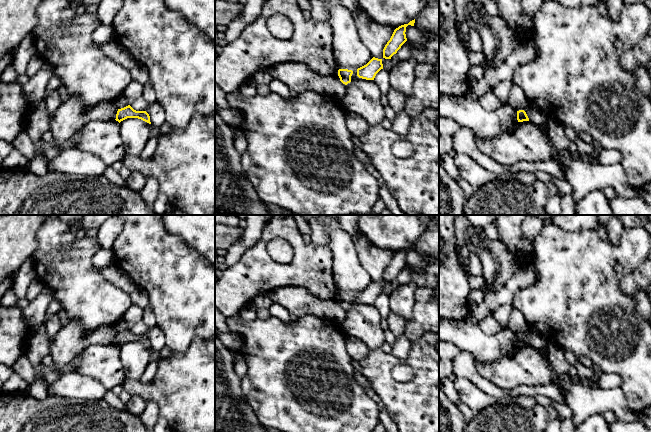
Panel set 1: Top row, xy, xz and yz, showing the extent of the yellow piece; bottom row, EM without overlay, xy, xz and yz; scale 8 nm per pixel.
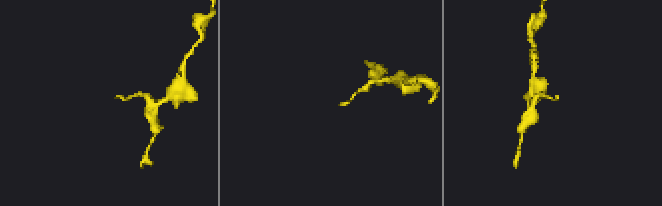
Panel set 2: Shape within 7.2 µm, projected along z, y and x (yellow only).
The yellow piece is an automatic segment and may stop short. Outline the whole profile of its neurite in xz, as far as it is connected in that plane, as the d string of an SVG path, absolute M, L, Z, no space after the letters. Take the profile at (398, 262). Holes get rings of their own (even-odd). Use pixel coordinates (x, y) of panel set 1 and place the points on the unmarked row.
M415 243L410 245L408 248L404 248L396 252L383 273L383 282L391 283L391 281L397 277L401 270L407 265L406 262L406 251L408 249L414 250Z

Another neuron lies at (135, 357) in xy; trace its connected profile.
M127 342L120 346L120 359L126 378L139 380L152 360L152 350L138 342Z

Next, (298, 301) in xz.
M286 286L270 293L273 303L286 308L290 315L297 318L306 314L335 321L338 325L346 317L346 310L339 300L323 300L313 296L308 290L299 286Z

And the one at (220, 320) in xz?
M215 308L215 327L221 332L227 332L227 317Z

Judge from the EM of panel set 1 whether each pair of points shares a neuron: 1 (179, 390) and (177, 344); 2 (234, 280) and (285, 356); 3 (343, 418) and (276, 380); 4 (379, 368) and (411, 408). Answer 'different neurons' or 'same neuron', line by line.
1: different neurons
2: different neurons
3: same neuron
4: same neuron

